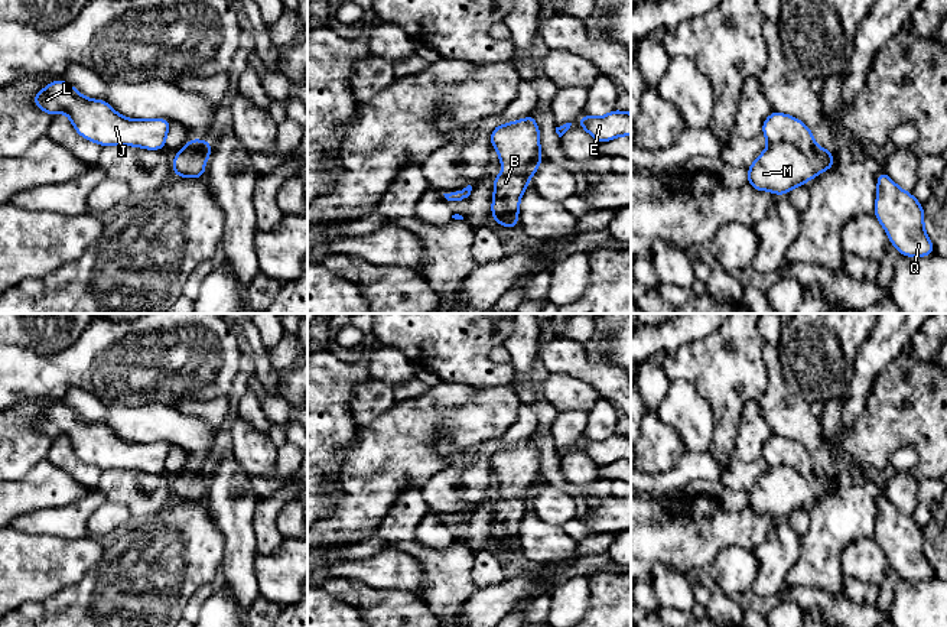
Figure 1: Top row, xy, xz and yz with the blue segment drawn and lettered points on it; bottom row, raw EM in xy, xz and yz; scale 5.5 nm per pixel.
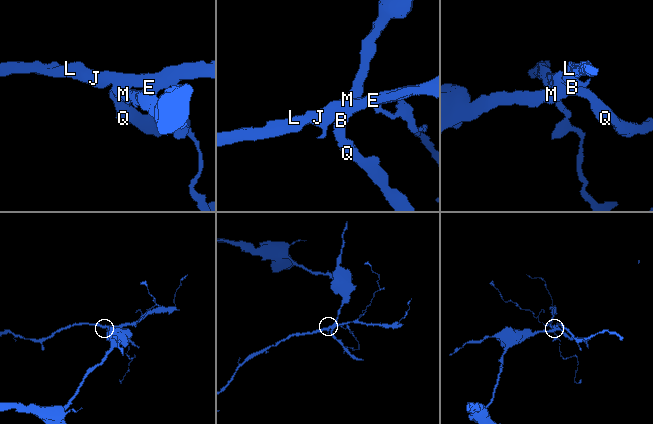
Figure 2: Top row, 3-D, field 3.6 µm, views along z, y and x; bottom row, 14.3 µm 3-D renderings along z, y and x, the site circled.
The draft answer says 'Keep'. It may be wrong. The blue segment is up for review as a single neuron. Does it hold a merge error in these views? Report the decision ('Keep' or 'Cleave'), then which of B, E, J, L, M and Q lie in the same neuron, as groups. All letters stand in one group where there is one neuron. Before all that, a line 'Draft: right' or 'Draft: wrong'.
Draft: wrong
Cleave. Groups: B M Q / E J L

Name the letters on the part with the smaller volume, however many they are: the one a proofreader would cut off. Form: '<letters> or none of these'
E, J, L

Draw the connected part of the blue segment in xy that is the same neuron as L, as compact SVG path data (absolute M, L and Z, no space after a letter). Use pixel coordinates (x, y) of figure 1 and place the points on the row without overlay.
M55 403L33 420L33 429L49 439L65 436L77 457L97 468L137 470L162 474L172 444L126 442L105 423L90 423L66 405Z

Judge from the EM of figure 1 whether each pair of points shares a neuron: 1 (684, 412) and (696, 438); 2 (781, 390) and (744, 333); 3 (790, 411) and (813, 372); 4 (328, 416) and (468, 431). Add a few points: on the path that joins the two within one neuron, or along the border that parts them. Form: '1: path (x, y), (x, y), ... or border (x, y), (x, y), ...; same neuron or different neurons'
1: path (690, 418), (690, 426), (696, 432); same neuron
2: border (762, 341), (767, 387), (757, 399); different neurons
3: border (780, 364), (783, 377), (809, 403); different neurons
4: border (358, 425), (355, 444), (344, 457); different neurons

